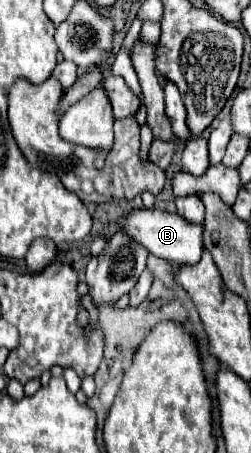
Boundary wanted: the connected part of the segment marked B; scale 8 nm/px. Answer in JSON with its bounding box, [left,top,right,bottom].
[121,208,205,266]

